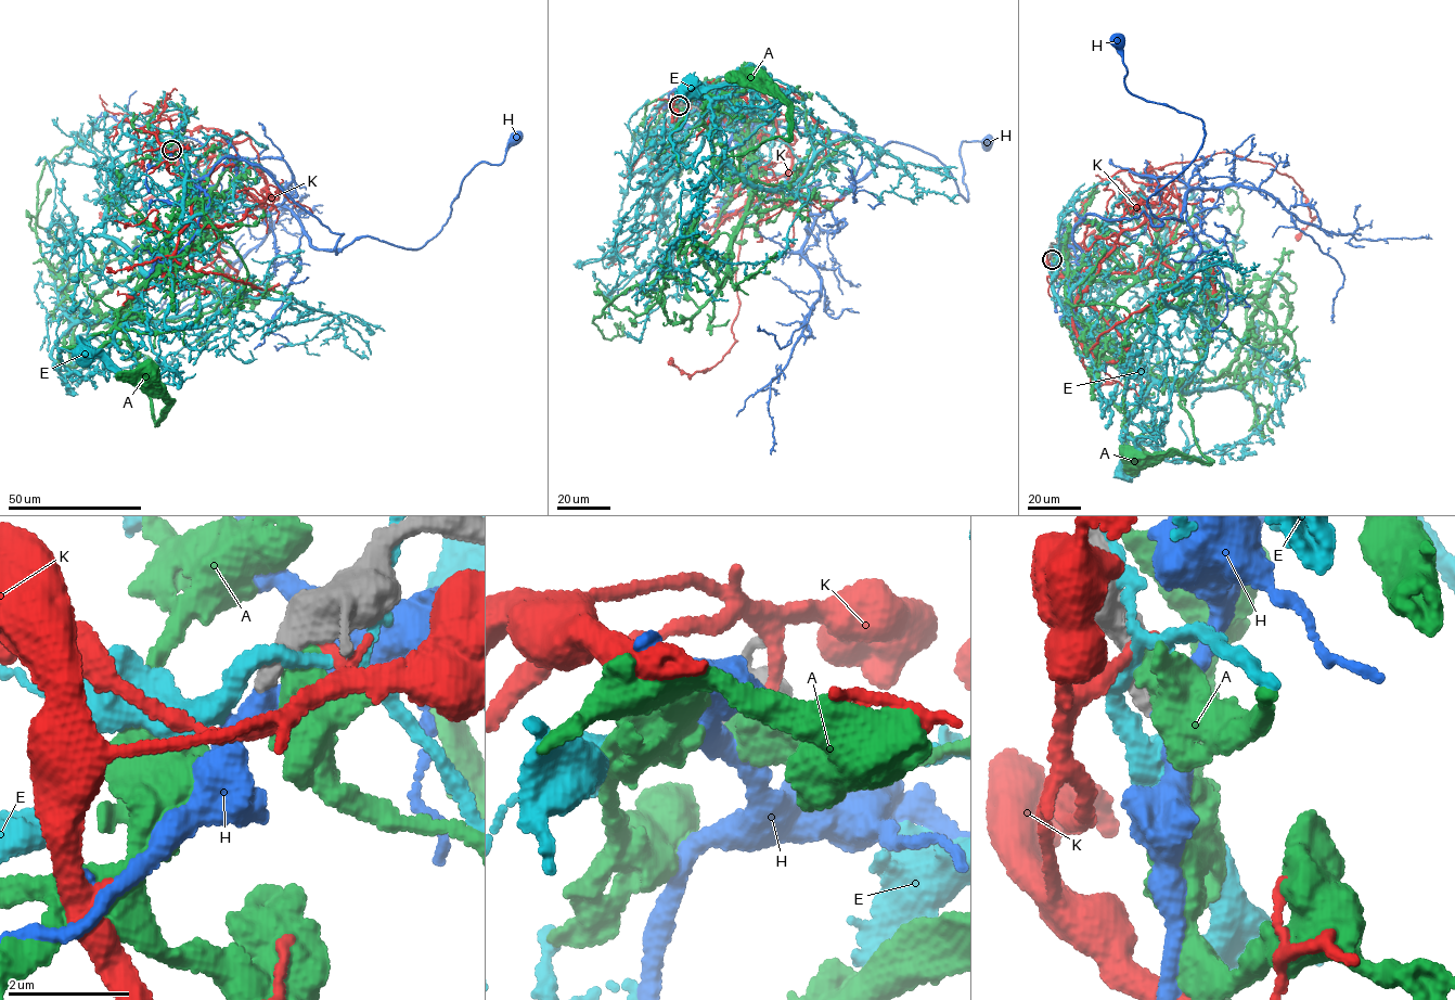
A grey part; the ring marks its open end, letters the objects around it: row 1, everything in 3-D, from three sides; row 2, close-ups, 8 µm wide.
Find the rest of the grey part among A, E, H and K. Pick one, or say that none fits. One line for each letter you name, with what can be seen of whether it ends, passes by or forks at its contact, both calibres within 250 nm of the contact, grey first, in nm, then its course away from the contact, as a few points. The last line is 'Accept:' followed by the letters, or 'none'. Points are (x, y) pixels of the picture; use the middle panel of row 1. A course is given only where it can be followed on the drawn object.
Accept: none

